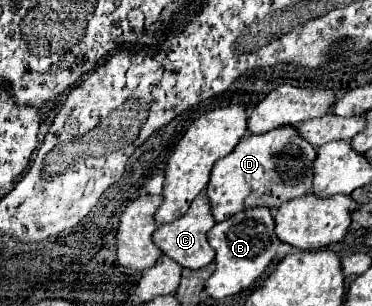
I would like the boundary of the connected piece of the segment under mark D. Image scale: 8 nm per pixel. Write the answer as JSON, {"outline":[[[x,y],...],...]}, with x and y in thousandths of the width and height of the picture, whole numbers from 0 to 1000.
{"outline":[[[753,412],[747,425],[726,425],[726,438],[656,444],[608,516],[591,516],[575,536],[575,556],[570,556],[559,614],[554,614],[554,641],[565,654],[575,719],[597,725],[634,693],[651,693],[667,680],[694,680],[694,673],[742,686],[769,654],[833,634],[833,542],[844,529],[844,510],[849,510],[849,484],[828,477],[828,464],[812,464],[812,451],[801,451],[801,438],[790,438],[790,418]]]}

